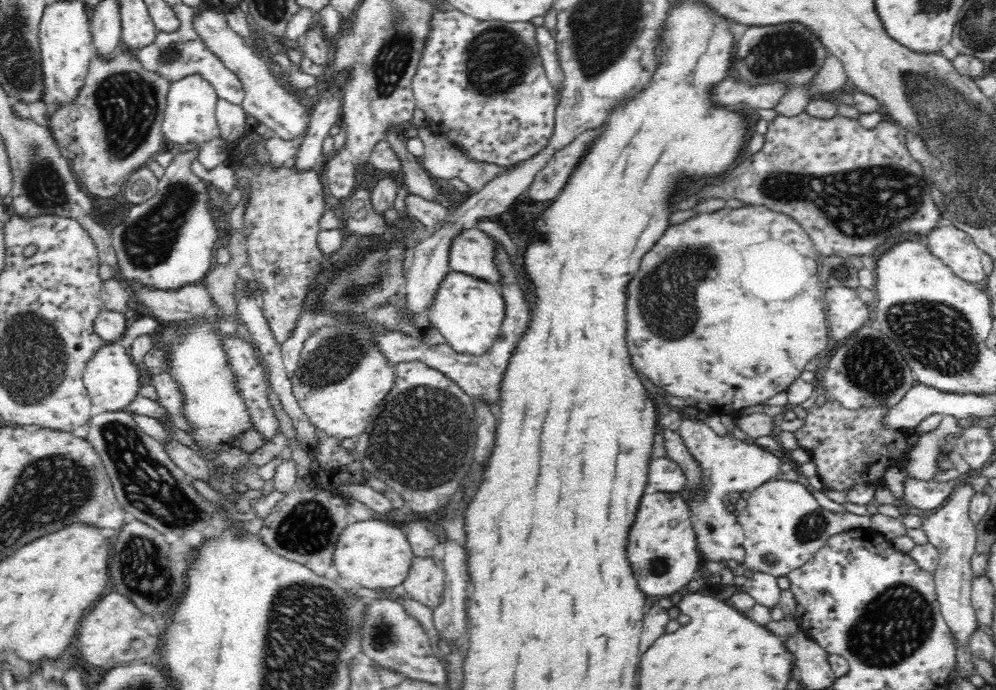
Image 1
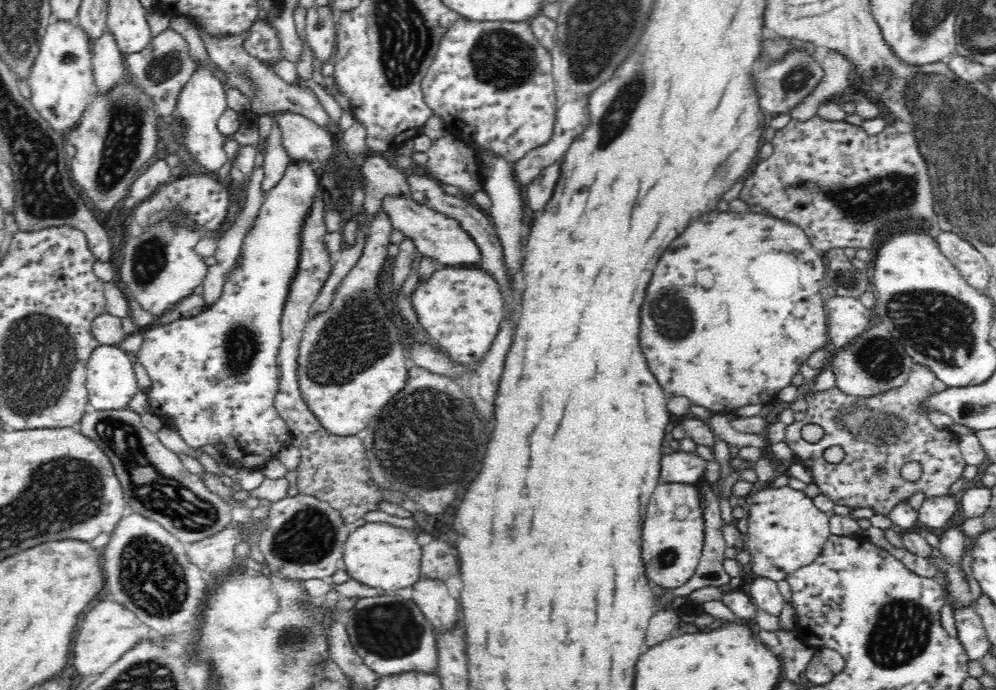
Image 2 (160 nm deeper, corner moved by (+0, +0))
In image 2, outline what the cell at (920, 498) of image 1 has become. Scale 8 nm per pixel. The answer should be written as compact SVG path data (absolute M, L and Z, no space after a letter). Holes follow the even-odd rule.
M952 494L927 496L918 508L917 519L932 532L944 530L952 522L956 511L956 498Z

